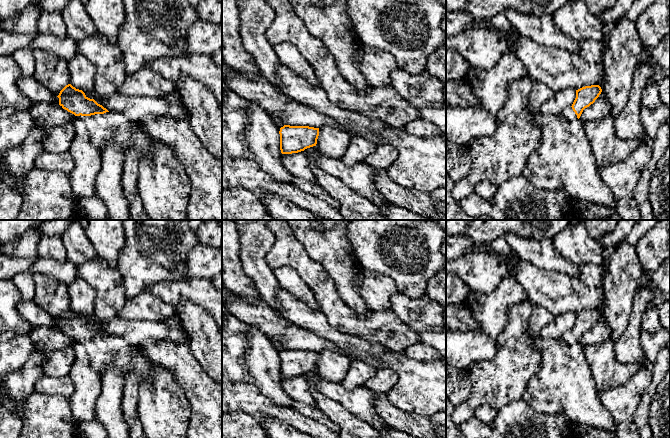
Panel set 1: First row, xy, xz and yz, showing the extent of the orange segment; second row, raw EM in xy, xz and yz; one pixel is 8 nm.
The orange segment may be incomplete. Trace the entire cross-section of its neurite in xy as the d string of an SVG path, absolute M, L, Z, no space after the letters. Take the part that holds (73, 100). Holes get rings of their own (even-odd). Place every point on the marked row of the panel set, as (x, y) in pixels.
M71 84L66 85L57 96L59 105L74 114L76 118L81 119L88 132L91 144L99 151L109 142L118 143L125 155L131 149L139 152L140 160L145 157L153 156L152 139L143 131L138 130L132 122L120 113L108 111L102 105L98 104L94 99L88 98L82 90L76 89Z

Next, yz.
M599 85L585 86L576 90L576 98L571 107L567 107L560 116L567 121L579 119L583 110L595 102L601 94Z

